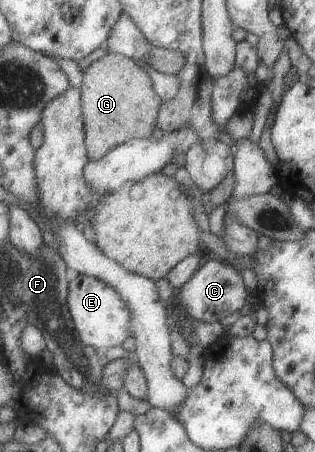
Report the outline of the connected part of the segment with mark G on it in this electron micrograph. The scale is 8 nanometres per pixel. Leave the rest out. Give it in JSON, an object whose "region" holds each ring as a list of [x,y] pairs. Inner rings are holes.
{"region":[[[107,53],[83,70],[80,85],[82,118],[86,118],[89,161],[100,160],[110,149],[136,138],[149,138],[156,124],[161,100],[154,92],[150,76],[134,59]]]}

